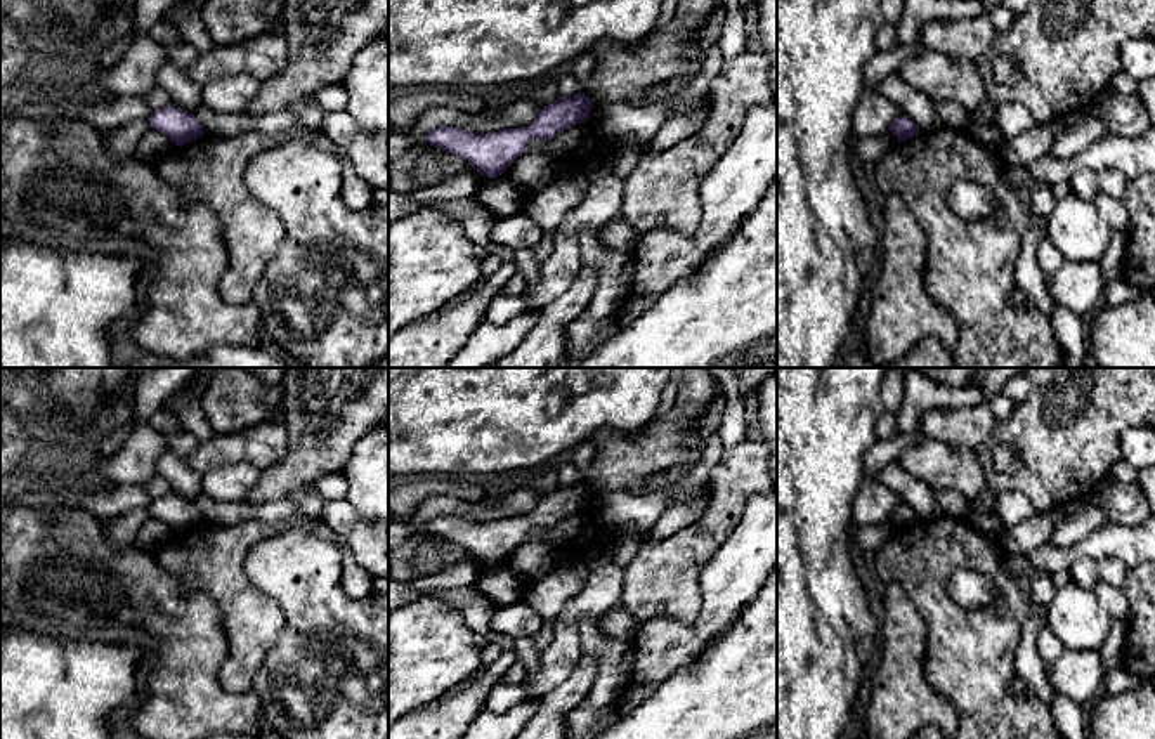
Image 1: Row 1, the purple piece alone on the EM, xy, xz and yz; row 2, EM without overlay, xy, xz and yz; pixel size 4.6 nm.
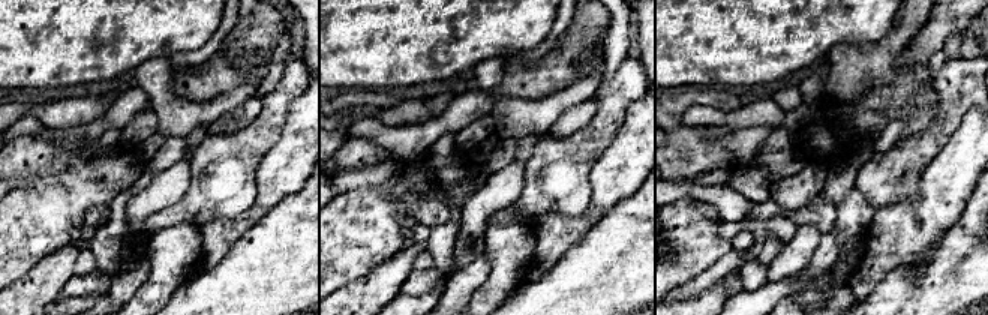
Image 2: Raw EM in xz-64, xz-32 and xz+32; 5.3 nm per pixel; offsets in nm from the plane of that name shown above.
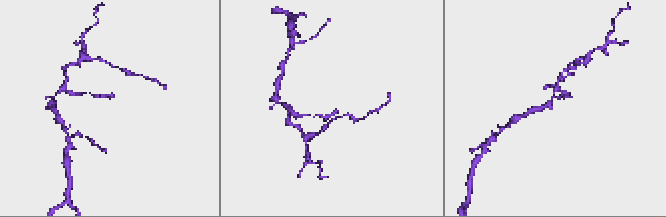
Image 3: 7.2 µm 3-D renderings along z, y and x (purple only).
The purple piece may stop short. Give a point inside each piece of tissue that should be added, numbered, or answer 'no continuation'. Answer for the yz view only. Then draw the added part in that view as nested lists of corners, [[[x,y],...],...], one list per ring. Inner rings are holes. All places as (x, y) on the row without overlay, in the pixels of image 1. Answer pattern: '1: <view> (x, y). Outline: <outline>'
no continuation

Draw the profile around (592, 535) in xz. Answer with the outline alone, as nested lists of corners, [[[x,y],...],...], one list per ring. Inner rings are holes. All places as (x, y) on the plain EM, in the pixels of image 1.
[[[591,508],[584,510],[588,524],[576,531],[571,545],[564,550],[564,555],[581,560],[591,548],[598,546],[610,534],[593,519]]]

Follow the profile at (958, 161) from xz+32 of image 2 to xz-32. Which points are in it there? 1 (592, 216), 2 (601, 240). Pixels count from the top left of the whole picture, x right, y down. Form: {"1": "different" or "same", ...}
{"1": "same", "2": "different"}

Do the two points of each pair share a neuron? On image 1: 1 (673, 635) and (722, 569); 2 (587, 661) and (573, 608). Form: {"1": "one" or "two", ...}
{"1": "one", "2": "two"}

